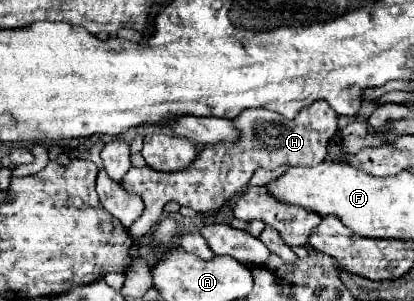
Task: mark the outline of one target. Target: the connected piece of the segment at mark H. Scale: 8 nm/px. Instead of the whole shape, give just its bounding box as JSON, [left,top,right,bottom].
[119,101,339,261]

